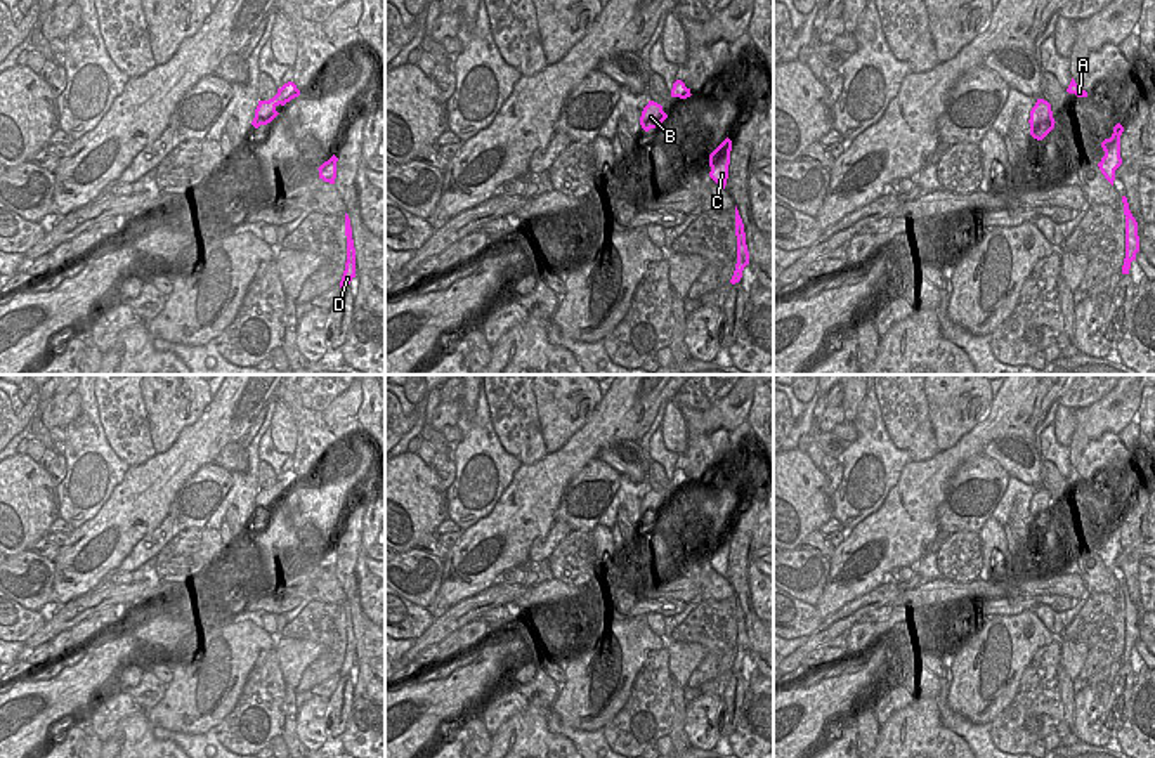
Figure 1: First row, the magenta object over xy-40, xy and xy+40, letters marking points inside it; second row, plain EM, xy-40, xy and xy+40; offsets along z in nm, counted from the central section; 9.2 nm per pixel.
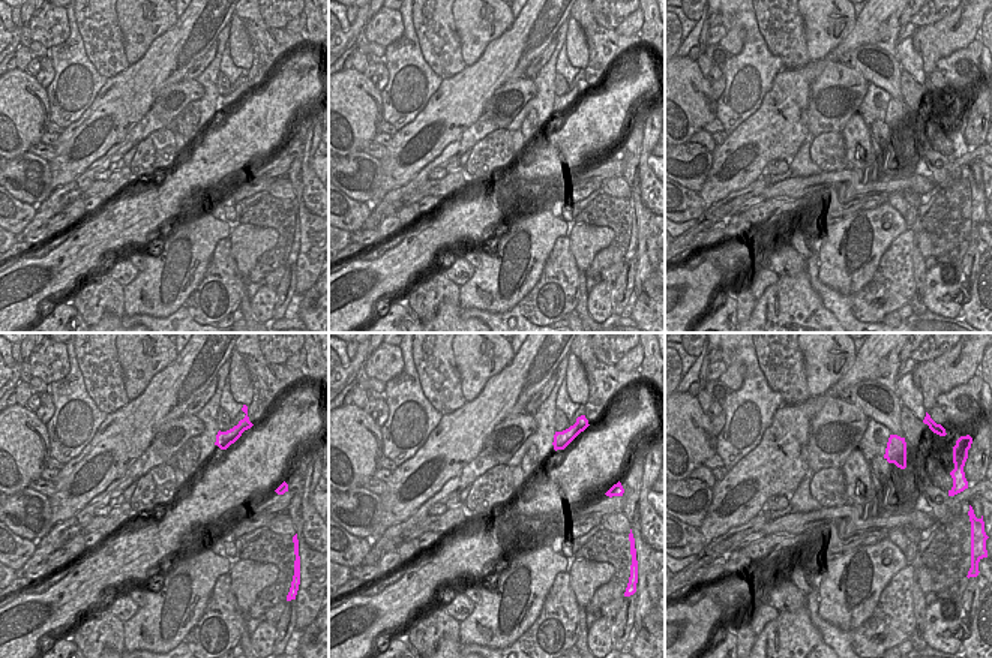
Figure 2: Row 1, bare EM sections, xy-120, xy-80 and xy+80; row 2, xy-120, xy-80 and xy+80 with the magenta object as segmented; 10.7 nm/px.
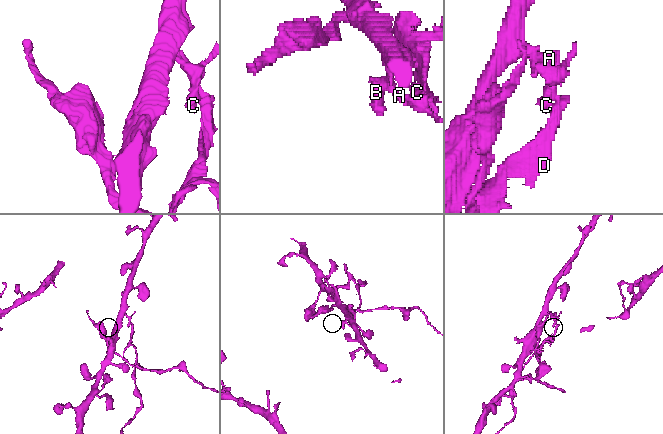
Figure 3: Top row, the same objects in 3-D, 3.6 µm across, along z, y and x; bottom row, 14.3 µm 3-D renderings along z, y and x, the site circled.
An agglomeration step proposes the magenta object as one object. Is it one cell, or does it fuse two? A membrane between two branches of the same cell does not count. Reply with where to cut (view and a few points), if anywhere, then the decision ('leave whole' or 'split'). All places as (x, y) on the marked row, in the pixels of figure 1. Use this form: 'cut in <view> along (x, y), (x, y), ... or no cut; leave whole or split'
cut in xy+40 along (1070, 82), (1072, 92); split

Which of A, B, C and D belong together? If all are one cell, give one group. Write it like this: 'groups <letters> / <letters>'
groups A C D / B

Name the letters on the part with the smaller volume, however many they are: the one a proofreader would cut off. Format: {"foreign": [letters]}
{"foreign": ["A", "C", "D"]}

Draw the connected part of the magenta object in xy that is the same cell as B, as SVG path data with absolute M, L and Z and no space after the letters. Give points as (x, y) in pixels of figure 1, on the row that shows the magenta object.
M649 101L649 104L642 111L640 125L645 132L649 132L650 128L659 127L666 118L668 114L662 111L662 106Z

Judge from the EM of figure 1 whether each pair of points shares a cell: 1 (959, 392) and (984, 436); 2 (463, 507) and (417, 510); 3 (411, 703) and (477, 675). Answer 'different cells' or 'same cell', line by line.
1: different cells
2: different cells
3: same cell

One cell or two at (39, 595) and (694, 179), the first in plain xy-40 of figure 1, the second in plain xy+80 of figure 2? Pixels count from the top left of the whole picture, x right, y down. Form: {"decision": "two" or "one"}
{"decision": "one"}

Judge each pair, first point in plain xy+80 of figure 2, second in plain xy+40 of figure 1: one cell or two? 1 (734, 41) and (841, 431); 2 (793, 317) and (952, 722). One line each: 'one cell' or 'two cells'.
1: one cell
2: two cells

